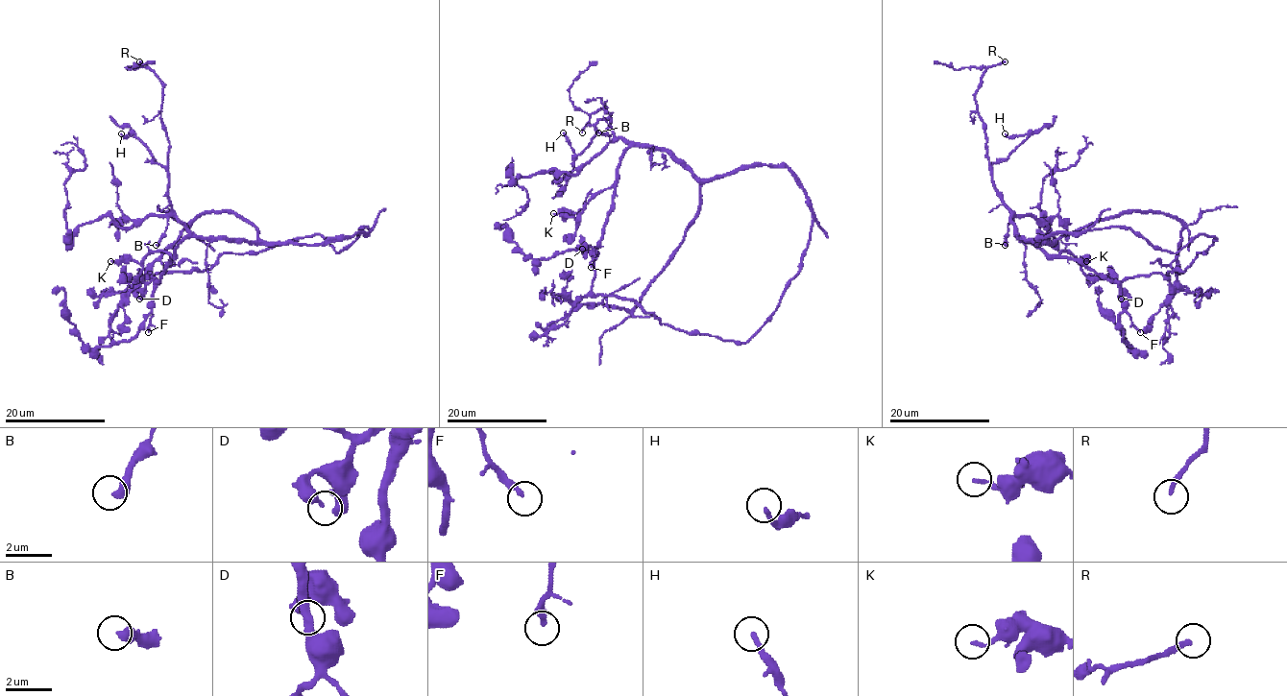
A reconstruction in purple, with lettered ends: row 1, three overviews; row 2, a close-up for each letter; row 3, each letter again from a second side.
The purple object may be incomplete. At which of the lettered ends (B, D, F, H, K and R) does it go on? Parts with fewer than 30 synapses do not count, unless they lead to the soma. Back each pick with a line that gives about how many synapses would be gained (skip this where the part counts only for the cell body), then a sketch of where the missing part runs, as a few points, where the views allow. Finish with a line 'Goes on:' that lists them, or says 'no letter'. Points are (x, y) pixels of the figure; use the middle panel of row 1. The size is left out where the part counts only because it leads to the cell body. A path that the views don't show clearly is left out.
Goes on: no letter

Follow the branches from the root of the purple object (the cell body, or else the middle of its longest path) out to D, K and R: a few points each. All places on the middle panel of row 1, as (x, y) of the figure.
D: (619, 163), (613, 210), (607, 216), (602, 240), (594, 249), (590, 246), (582, 249)
K: (619, 163), (616, 182), (600, 190), (582, 208), (574, 213), (553, 213)
R: (619, 163), (630, 145), (611, 130), (612, 113), (603, 108), (604, 103), (590, 116), (582, 132)

